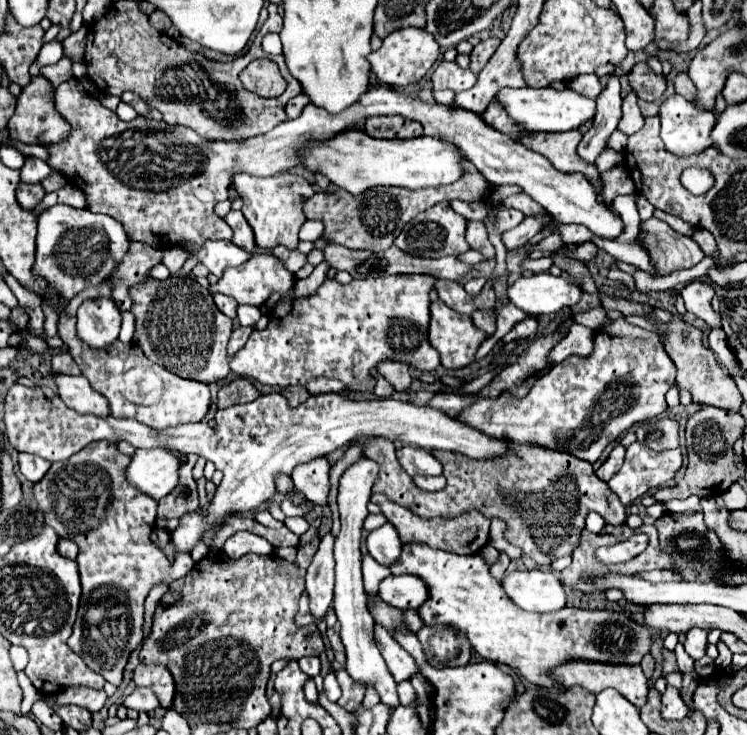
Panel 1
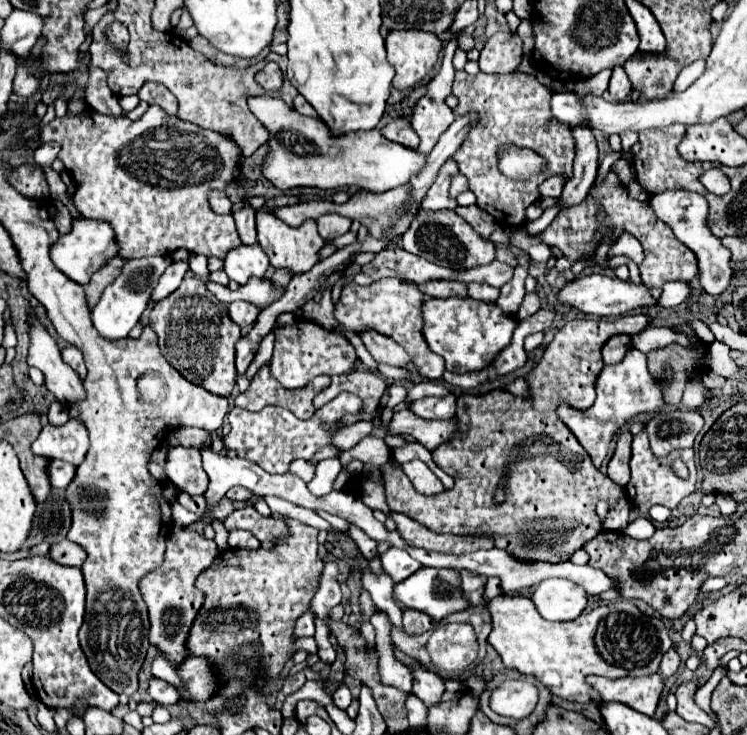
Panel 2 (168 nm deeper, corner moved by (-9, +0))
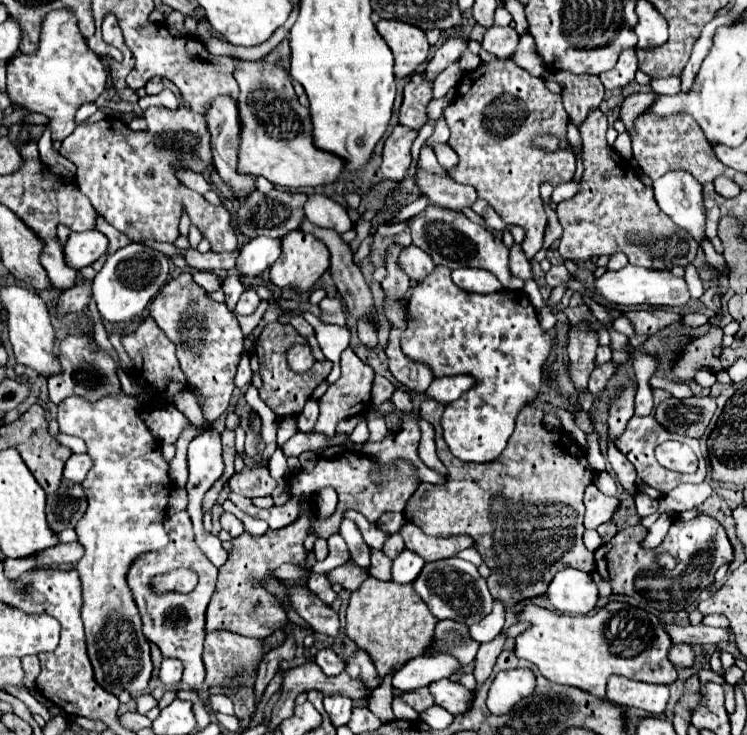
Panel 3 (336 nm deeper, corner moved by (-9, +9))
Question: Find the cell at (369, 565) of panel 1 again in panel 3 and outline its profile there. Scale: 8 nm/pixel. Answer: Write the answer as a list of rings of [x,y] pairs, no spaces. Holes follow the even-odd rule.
[[[449,654],[439,656],[417,656],[409,660],[405,668],[399,668],[393,676],[393,686],[399,690],[413,690],[431,684],[431,680],[449,678],[455,670],[459,670],[459,662]]]

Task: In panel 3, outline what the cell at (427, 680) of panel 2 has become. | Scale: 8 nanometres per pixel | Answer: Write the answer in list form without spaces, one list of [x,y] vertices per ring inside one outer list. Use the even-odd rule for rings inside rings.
[[[441,678],[437,682],[431,682],[429,692],[435,700],[437,706],[445,708],[451,714],[461,714],[469,710],[469,700],[471,700],[471,692],[467,688],[463,688],[459,682],[451,682],[447,678]]]

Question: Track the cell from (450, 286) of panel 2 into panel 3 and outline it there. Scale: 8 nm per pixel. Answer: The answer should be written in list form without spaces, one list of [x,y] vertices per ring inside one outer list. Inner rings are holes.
[[[409,246],[409,248],[405,248],[401,252],[399,264],[409,274],[409,278],[413,282],[425,280],[435,270],[435,264],[433,264],[431,256],[427,256],[427,252],[423,252],[423,250],[415,248],[415,246]]]

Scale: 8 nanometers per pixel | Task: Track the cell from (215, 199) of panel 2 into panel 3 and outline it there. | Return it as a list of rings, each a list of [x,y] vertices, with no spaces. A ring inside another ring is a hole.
[[[179,168],[179,180],[181,180],[187,188],[191,188],[191,190],[195,190],[195,192],[199,192],[199,194],[207,194],[207,192],[211,190],[211,182],[205,180],[205,178],[203,178],[201,174],[197,174],[197,172],[189,172],[189,170]]]

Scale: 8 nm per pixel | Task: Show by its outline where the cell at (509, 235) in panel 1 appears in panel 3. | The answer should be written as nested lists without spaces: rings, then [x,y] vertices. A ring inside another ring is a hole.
[[[549,68],[543,74],[545,80],[553,80],[561,86],[561,96],[563,96],[563,106],[569,114],[569,122],[573,126],[583,124],[583,120],[589,116],[591,108],[599,108],[603,100],[603,84],[597,84],[597,76],[591,74],[573,74],[573,72],[563,72],[555,70],[551,72]]]

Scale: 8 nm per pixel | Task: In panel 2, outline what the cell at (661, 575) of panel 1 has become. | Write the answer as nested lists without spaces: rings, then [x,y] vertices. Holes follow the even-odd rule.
[[[708,577],[701,586],[700,591],[702,593],[716,592],[723,589],[727,585],[728,583],[723,578]]]

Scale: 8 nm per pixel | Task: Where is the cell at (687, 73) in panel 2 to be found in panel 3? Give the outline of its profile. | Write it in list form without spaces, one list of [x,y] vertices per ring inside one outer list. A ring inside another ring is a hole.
[[[681,76],[651,80],[651,88],[653,88],[653,92],[659,92],[659,94],[677,94],[677,92],[681,92]]]

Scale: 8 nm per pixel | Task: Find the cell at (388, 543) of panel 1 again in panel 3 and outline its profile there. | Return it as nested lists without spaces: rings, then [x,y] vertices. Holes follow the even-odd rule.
[[[403,550],[397,554],[397,558],[393,560],[393,568],[391,568],[391,576],[395,582],[399,584],[411,584],[417,574],[421,572],[421,568],[425,566],[425,560],[421,556],[415,556],[415,552],[411,550]]]

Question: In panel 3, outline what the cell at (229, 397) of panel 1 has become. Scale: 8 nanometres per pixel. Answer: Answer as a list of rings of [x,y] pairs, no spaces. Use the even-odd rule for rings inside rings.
[[[271,322],[263,328],[259,342],[257,342],[257,356],[259,356],[259,372],[263,378],[263,386],[259,390],[261,400],[277,414],[277,416],[297,416],[303,412],[305,402],[311,398],[311,392],[315,390],[317,384],[321,384],[329,372],[331,372],[331,362],[315,362],[313,368],[305,374],[295,374],[289,370],[287,362],[285,362],[285,350],[295,344],[295,342],[303,342],[305,338],[297,334],[297,330],[293,326],[283,326],[279,322]]]

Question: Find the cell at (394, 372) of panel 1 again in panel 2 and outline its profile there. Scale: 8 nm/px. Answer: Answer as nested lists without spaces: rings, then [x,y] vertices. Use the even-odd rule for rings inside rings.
[[[367,329],[367,331],[361,331],[359,333],[363,345],[367,347],[367,351],[373,355],[373,359],[377,363],[387,363],[387,365],[393,365],[393,367],[401,367],[405,363],[409,363],[411,359],[407,357],[407,353],[401,349],[401,345],[397,345],[393,339],[373,331],[373,329]]]

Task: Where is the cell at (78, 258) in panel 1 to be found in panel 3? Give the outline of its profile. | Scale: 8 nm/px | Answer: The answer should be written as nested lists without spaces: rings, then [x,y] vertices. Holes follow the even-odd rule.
[[[99,230],[71,232],[65,242],[65,264],[73,270],[91,266],[107,250],[107,236]]]

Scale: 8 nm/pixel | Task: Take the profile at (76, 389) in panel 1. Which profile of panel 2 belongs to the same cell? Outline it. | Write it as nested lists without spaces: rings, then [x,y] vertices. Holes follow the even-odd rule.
[[[29,317],[29,353],[27,365],[37,367],[45,375],[45,387],[59,399],[63,405],[81,401],[83,381],[79,375],[61,359],[61,351],[55,339],[39,323],[37,317]]]

